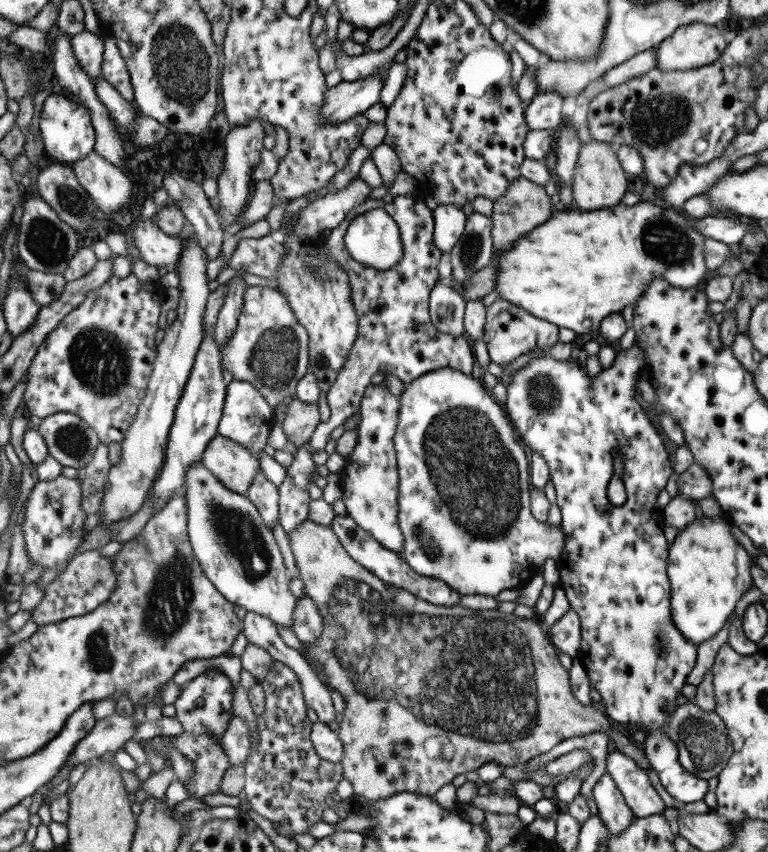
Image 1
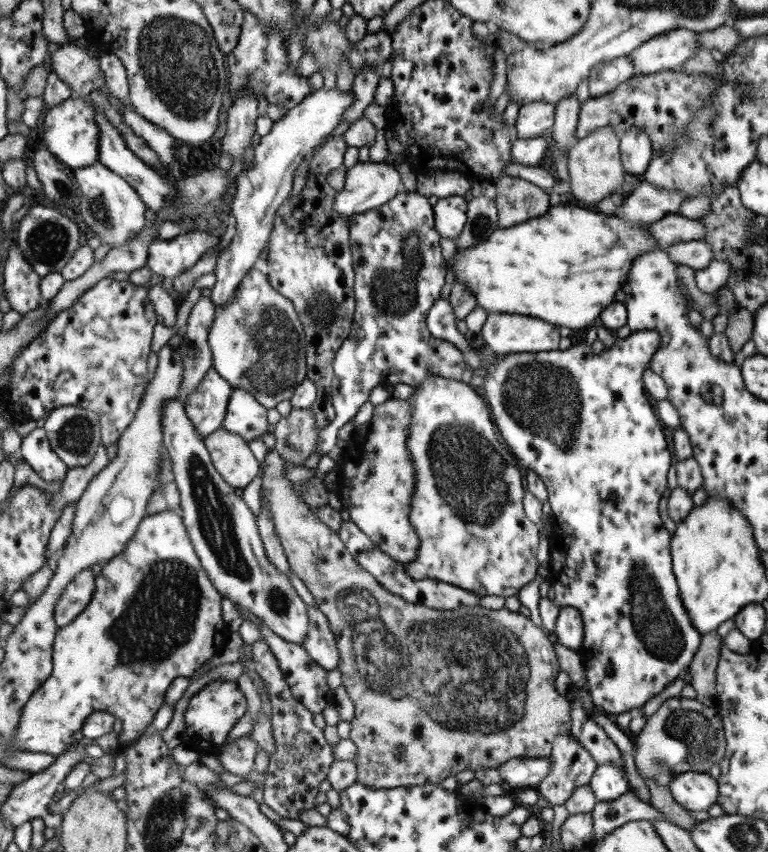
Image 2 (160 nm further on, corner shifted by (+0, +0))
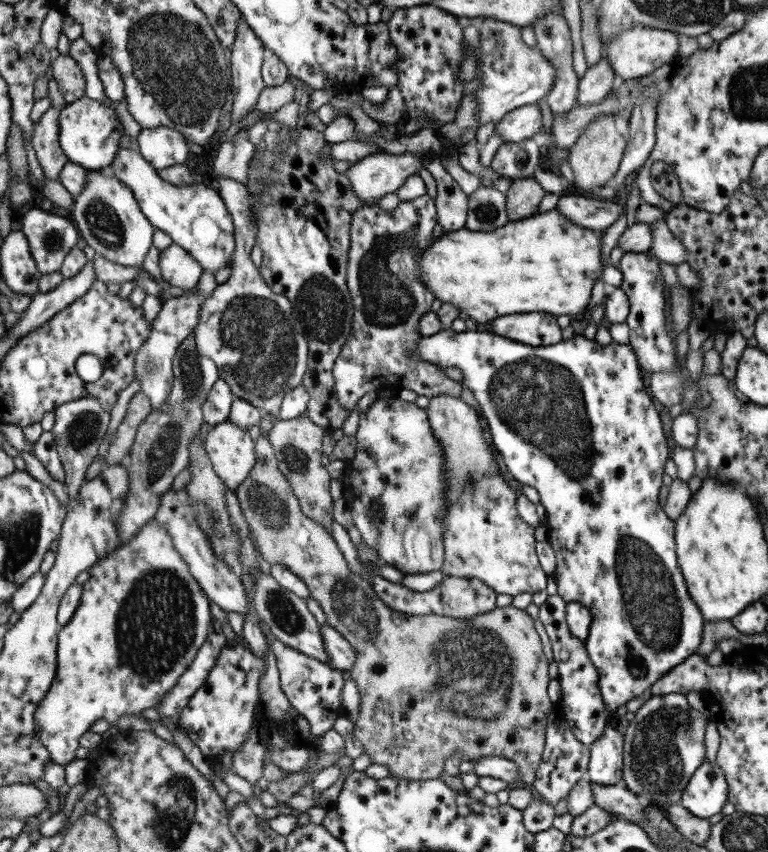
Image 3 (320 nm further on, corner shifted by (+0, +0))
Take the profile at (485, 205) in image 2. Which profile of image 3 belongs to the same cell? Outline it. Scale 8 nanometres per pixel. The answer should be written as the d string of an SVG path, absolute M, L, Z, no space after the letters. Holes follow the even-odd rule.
M479 185L468 194L464 227L473 232L489 232L508 221L505 195L493 187Z

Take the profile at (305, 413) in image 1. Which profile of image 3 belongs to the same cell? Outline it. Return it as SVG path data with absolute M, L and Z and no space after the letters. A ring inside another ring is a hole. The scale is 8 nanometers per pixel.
M300 415L293 419L276 419L268 432L268 442L277 459L277 468L284 474L297 498L301 514L324 527L331 534L332 500L329 497L329 473L321 466L321 442L324 430L313 424L307 416Z

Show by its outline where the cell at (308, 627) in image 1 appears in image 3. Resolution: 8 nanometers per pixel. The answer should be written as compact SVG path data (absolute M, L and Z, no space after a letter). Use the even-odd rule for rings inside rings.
M321 625L319 626L320 635L323 639L323 650L325 650L325 656L327 656L328 660L326 660L325 664L335 670L345 671L350 670L355 662L355 652L353 652L353 648L347 643L345 640L334 628L331 628L329 625Z

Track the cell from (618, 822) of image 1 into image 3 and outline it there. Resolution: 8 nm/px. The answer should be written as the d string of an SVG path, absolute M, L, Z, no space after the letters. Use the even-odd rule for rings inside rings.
M612 723L588 746L586 779L599 786L622 782L622 735Z

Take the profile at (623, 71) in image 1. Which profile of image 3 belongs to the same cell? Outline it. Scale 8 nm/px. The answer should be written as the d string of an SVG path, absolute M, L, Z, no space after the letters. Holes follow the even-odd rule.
M601 55L597 63L585 69L578 81L576 105L587 106L601 102L606 97L609 86L617 82L613 69L604 55Z

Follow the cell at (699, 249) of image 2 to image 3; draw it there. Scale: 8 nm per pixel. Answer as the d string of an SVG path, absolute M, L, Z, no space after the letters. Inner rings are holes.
M659 219L648 224L651 231L651 246L648 252L659 261L676 265L684 262L685 249L679 239L676 239L668 229L666 221Z

